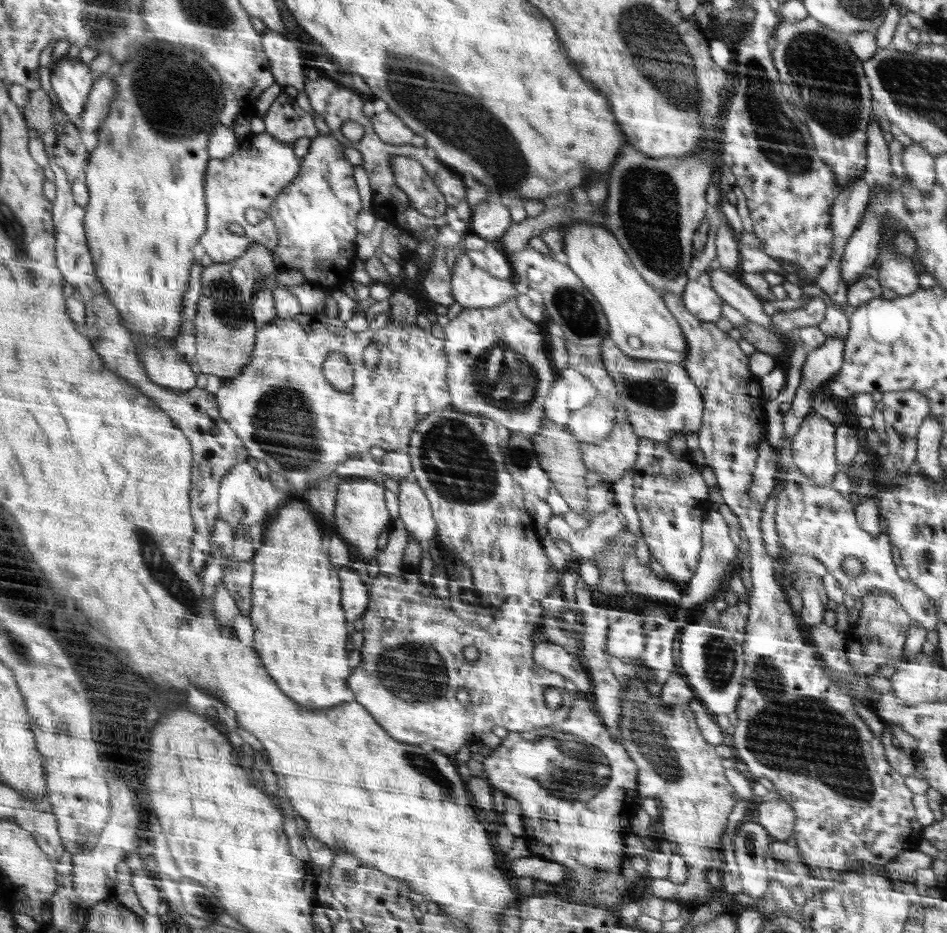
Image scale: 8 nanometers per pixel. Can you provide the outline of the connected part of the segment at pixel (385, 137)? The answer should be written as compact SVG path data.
M390 110L372 116L373 129L382 143L390 145L411 144L415 132Z

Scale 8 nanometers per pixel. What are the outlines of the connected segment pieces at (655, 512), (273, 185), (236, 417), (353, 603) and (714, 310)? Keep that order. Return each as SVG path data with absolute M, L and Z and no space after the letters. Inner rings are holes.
M640 438L640 454L633 473L633 502L642 540L648 545L651 556L662 565L668 579L683 587L693 579L701 562L701 526L708 506L708 488L696 465L674 456L668 443L648 438Z
M269 133L250 135L243 142L237 152L228 159L212 159L209 166L209 174L206 179L206 196L209 203L209 227L206 234L201 238L201 244L204 246L207 254L216 263L232 262L238 260L248 251L250 243L264 245L268 250L275 249L278 244L277 225L270 218L257 224L250 224L245 220L245 214L248 208L258 208L266 212L272 207L277 196L281 194L294 179L297 178L298 171L301 170L301 161L294 153L291 144L284 144L276 140ZM230 224L240 224L245 230L245 234L236 234L230 230Z
M324 300L324 308L306 312L306 314L296 315L295 317L288 317L287 319L280 318L276 315L272 322L268 323L257 334L257 348L250 355L250 362L242 371L242 376L238 378L224 379L223 383L217 392L218 402L221 404L222 416L230 423L230 426L242 437L245 447L249 451L249 456L263 460L272 472L282 474L290 486L294 486L296 490L306 490L308 484L312 484L314 480L326 480L332 472L341 464L346 462L348 458L353 456L366 456L370 452L370 448L383 448L385 451L394 451L398 449L405 449L409 446L412 438L413 428L426 416L433 412L441 411L442 409L450 408L452 405L452 394L449 392L448 385L448 353L445 351L445 341L438 338L433 333L426 332L418 325L402 326L397 324L388 324L383 329L372 330L366 329L362 332L352 332L346 323L337 316L330 316L325 312L326 300ZM374 343L380 351L380 359L377 367L374 370L368 370L363 365L362 354L365 346ZM333 351L342 352L349 360L354 370L354 384L350 388L350 393L341 392L332 387L332 385L325 379L322 373L322 363L327 359L328 354Z
M342 568L342 604L346 604L346 612L350 612L350 622L358 620L369 608L366 584L350 568Z
M703 279L689 280L681 299L698 320L715 323L723 317L724 300Z

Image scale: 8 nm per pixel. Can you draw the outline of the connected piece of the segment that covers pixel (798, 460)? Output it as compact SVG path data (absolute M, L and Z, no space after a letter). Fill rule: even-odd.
M812 410L790 440L797 469L821 485L831 484L840 472L836 455L836 427L834 422Z

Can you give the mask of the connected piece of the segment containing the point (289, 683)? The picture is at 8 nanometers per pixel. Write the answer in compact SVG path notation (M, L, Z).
M298 502L286 504L278 510L272 520L264 524L262 545L256 550L252 561L254 582L251 594L253 607L250 614L254 626L254 648L257 655L266 660L270 676L274 676L278 684L282 684L282 692L286 692L286 696L294 696L298 704L314 710L354 700L352 690L348 690L346 686L350 676L350 666L346 656L348 628L346 628L344 610L340 606L340 580L328 560L328 554L322 550L320 542L322 536L314 516L304 504Z

